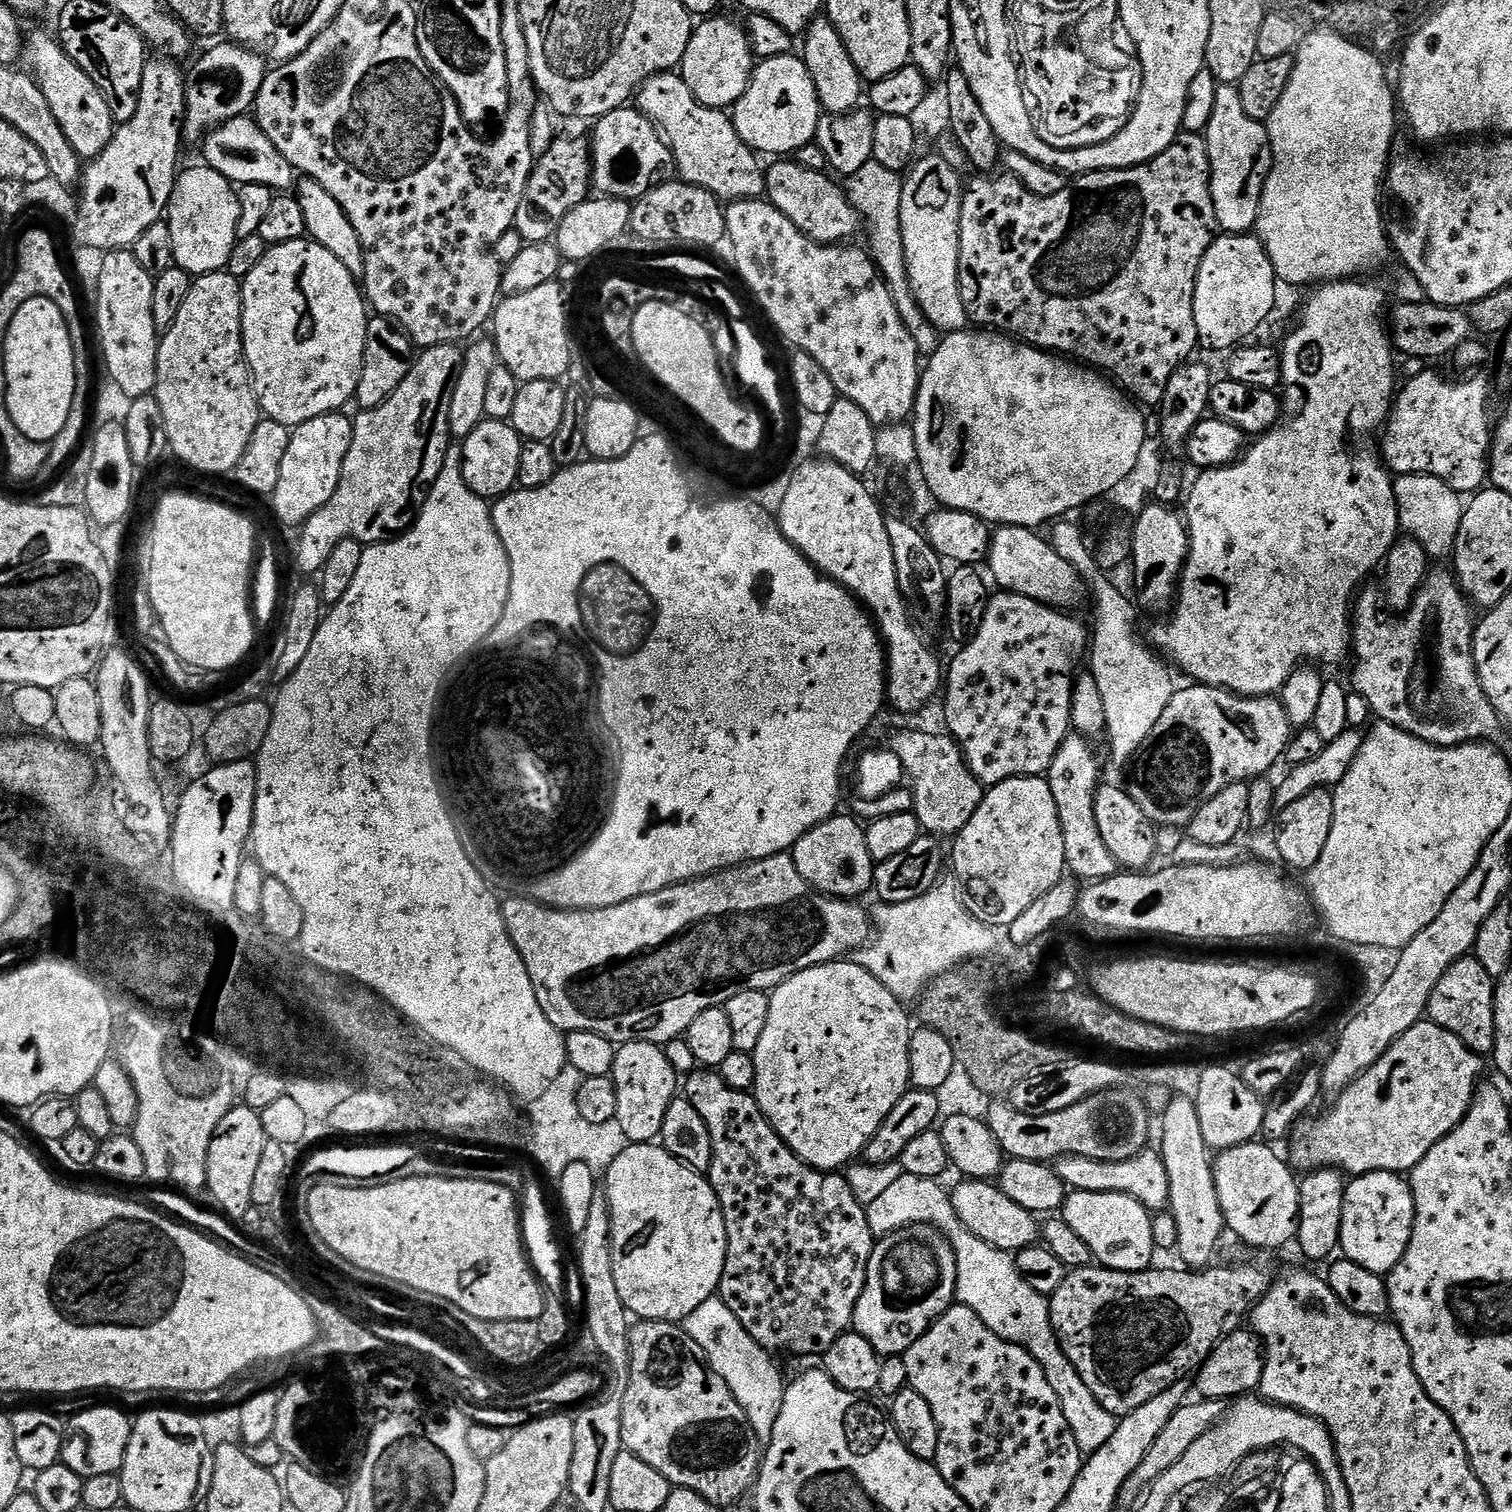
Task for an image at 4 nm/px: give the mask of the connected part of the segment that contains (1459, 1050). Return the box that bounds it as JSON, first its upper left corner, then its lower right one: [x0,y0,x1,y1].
[1291,1018,1484,1178]

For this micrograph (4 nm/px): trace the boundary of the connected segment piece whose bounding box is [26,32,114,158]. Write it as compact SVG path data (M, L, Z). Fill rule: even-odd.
M44 32L29 35L26 40L26 60L32 63L34 79L42 94L46 94L46 102L50 102L50 110L54 110L54 117L73 150L81 158L100 156L112 140L114 131L112 111L102 89L74 63L70 54L66 54L64 45L55 35L47 36Z

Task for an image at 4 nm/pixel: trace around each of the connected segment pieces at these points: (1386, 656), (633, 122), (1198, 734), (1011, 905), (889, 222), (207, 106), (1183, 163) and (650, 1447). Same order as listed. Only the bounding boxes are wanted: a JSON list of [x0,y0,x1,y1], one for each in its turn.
[[1352,571,1502,748],[590,106,677,202],[1126,683,1294,829],[950,776,1066,930],[844,159,942,357],[183,42,270,145],[960,131,1218,406],[622,1319,762,1506]]

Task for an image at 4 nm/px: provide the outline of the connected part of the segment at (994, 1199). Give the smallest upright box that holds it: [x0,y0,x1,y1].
[950,1178,1042,1254]

